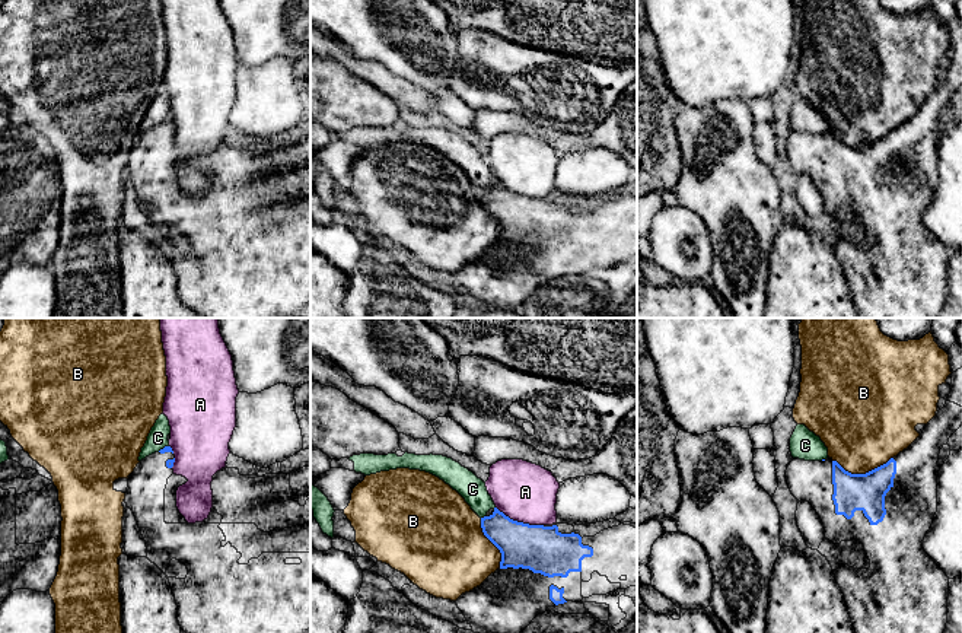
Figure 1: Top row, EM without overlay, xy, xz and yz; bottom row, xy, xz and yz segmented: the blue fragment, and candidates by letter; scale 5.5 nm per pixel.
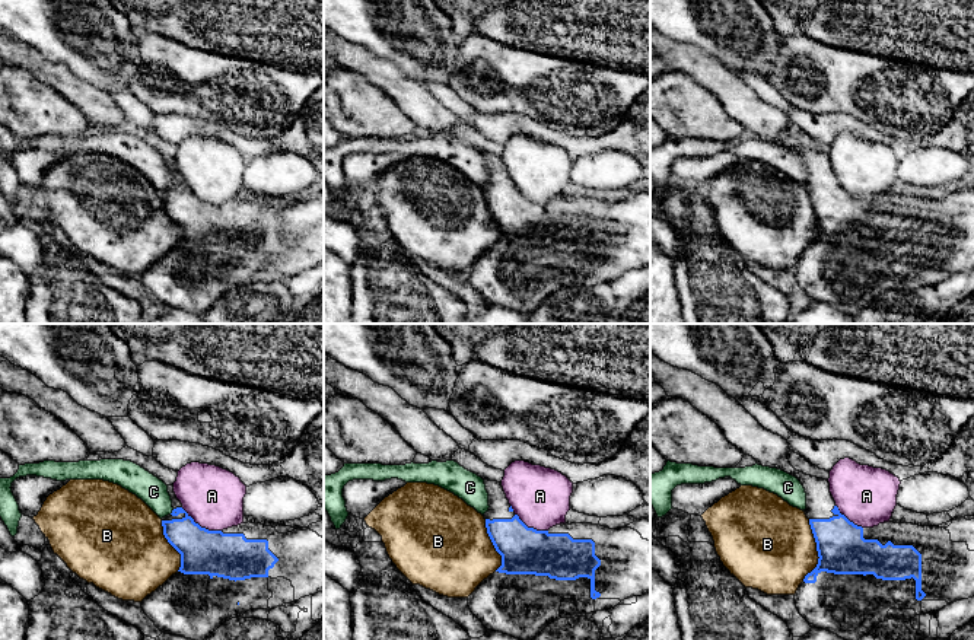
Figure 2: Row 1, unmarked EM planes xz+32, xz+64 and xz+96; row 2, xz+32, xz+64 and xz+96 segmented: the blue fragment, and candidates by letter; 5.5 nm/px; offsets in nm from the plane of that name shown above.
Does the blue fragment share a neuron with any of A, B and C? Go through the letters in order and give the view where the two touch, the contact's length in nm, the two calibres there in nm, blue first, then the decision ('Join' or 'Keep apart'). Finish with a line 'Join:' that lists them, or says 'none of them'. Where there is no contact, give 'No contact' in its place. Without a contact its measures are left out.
A: Touches blue in xz. Shared border 280 nm. Thickness 260 nm (blue) against 320 nm. Keep apart
B: Touches blue in yz. Shared border 340 nm. Thickness 200 nm (blue) against 440 nm. Keep apart
C: Touches blue in xz. Shared border 30 nm. Thickness 220 nm (blue) against 140 nm. Keep apart
Join: none of them

